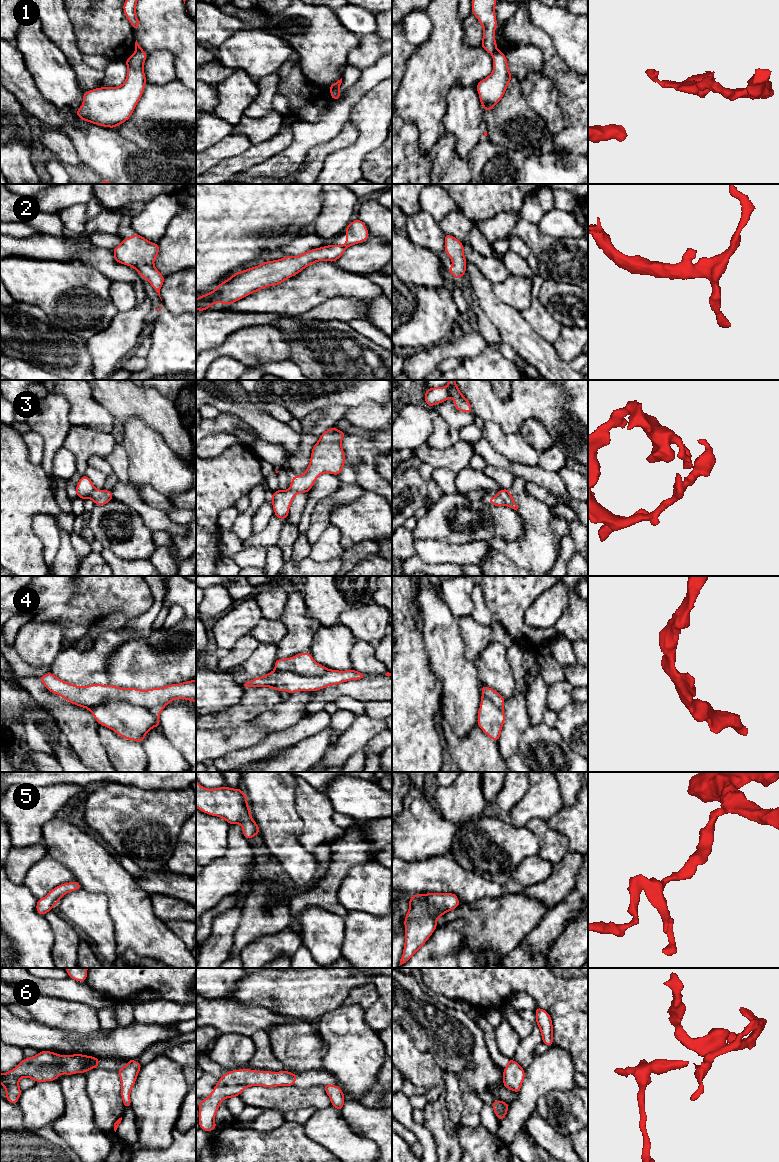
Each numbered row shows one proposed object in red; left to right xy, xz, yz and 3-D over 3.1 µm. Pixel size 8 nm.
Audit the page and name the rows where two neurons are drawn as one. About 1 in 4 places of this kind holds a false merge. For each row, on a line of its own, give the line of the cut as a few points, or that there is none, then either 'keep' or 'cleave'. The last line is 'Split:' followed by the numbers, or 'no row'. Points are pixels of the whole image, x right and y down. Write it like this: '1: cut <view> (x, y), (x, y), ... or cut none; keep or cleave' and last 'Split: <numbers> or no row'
1: cut xz (338, 88), (330, 90); cleave
2: cut none; keep
3: cut none; keep
4: cut xy (89, 708), (105, 701), (124, 700), (149, 709), (158, 718); cleave
5: cut none; keep
6: cut xy (133, 1060), (128, 1063); cleave
Split: 1, 4, 6

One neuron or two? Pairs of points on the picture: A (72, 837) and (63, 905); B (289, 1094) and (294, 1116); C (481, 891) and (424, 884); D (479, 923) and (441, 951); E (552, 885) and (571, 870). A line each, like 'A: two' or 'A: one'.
A: two
B: two
C: one
D: two
E: one

